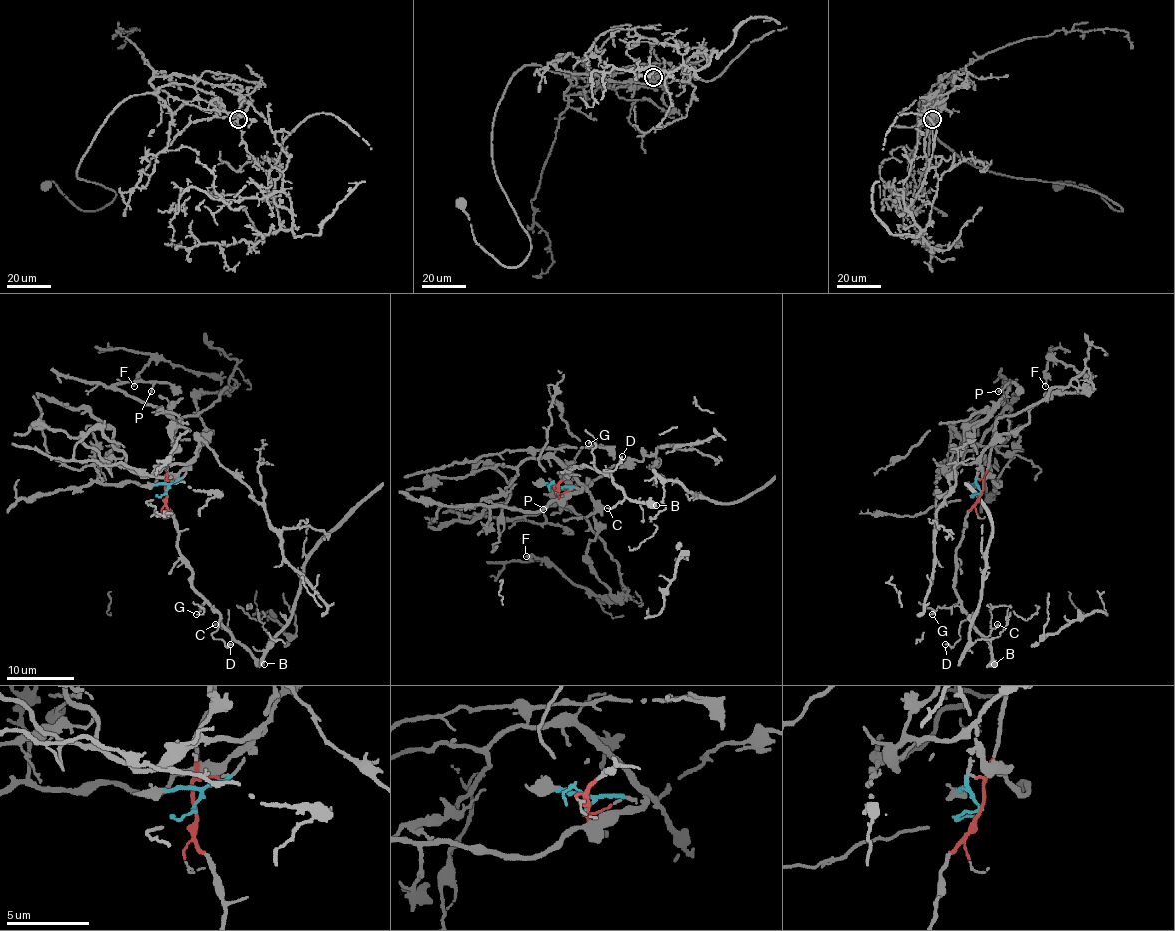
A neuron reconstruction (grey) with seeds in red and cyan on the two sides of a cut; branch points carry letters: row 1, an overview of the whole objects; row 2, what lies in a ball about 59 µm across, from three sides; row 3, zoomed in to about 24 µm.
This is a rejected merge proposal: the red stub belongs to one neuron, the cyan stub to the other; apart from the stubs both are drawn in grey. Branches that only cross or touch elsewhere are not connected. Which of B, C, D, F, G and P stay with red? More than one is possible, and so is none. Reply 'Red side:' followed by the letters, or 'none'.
Red side: B, C, D, G

